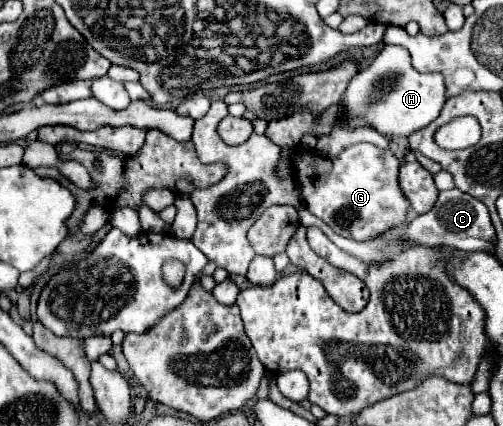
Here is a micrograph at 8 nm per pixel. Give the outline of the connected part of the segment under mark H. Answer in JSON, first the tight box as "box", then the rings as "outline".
{"box":[342,45,446,137],"outline":[[[386,45],[370,67],[352,77],[342,99],[344,105],[342,125],[348,127],[368,125],[378,133],[406,137],[412,131],[418,131],[432,123],[440,115],[444,103],[446,103],[444,75],[416,71],[410,65],[410,55],[404,47]]]}

